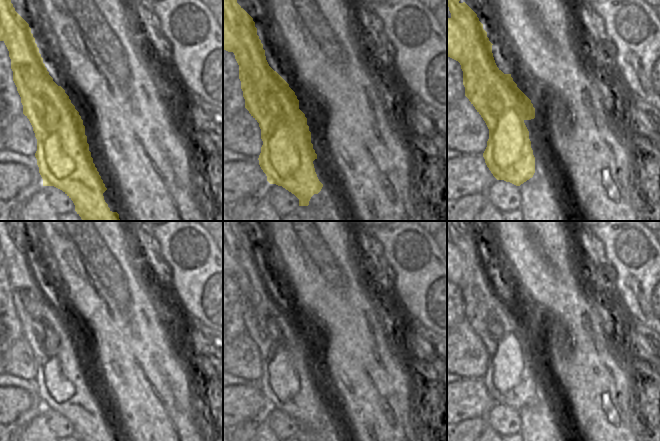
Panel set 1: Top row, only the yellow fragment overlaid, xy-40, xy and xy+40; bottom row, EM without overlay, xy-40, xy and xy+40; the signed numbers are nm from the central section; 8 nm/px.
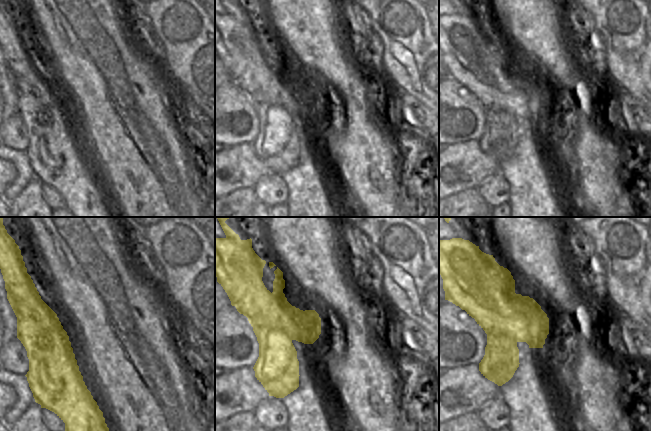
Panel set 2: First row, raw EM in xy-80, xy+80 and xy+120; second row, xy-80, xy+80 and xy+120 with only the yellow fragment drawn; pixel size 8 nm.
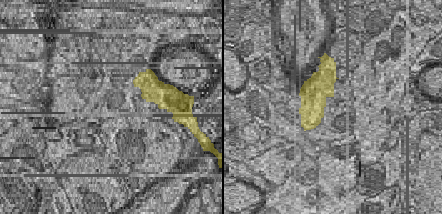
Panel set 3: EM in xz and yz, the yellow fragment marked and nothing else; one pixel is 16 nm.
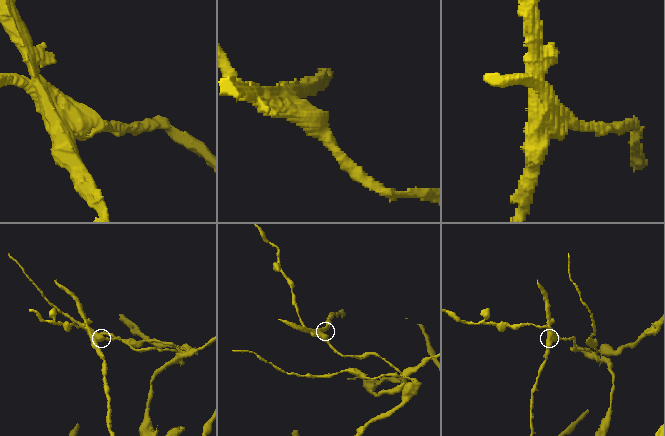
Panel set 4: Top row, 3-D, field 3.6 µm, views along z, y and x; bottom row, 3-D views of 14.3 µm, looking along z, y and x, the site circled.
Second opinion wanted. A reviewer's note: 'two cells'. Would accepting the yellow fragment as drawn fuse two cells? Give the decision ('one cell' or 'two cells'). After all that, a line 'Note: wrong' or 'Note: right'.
two cells
Note: right

